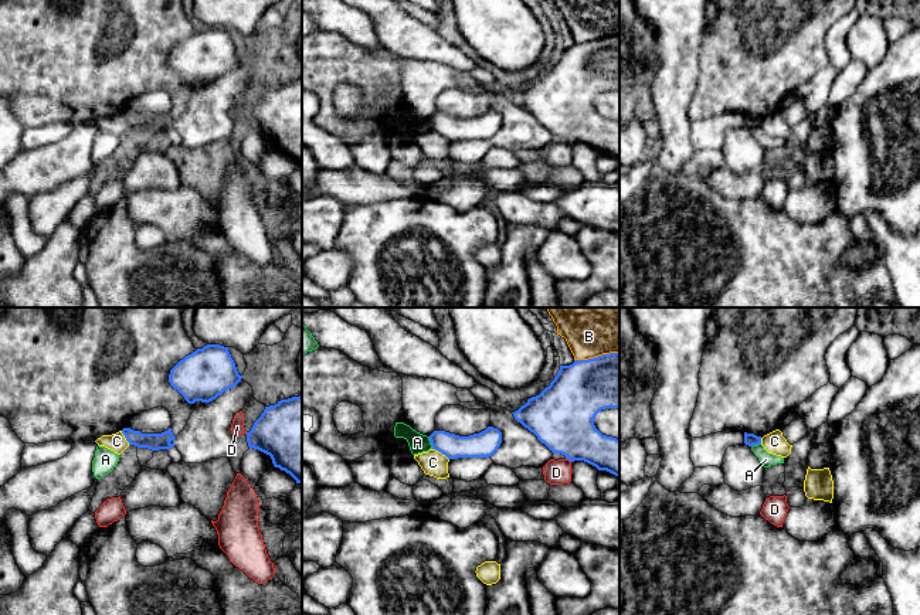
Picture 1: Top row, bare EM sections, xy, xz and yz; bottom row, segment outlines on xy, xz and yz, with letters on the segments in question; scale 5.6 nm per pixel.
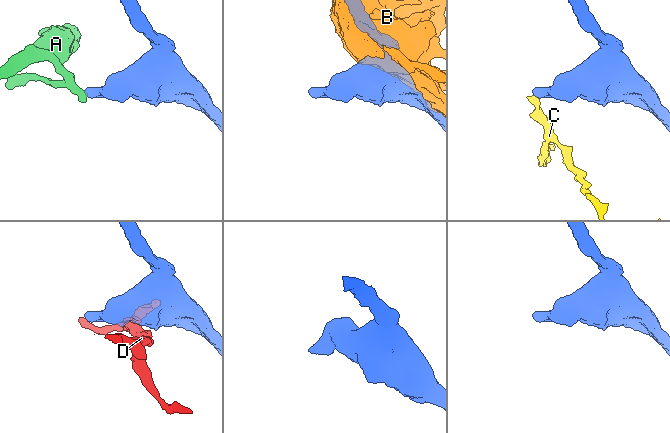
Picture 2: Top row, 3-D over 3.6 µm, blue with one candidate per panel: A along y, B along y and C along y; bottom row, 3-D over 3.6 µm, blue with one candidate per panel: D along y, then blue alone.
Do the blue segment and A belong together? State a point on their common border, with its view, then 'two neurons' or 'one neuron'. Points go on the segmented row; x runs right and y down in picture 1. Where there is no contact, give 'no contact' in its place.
contact xz (431, 442); two neurons

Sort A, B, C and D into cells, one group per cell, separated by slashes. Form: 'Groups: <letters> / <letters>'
Groups: A / B / C / D

